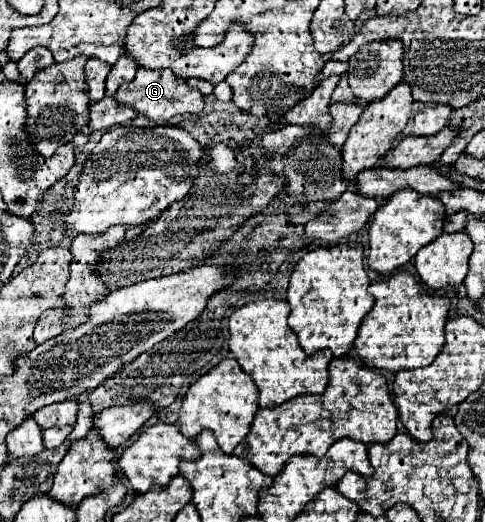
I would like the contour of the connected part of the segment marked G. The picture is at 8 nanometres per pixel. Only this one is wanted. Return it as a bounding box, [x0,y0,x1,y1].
[114,67,204,123]

